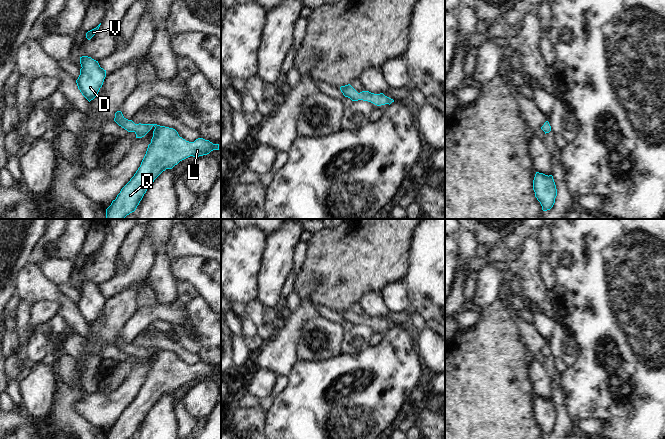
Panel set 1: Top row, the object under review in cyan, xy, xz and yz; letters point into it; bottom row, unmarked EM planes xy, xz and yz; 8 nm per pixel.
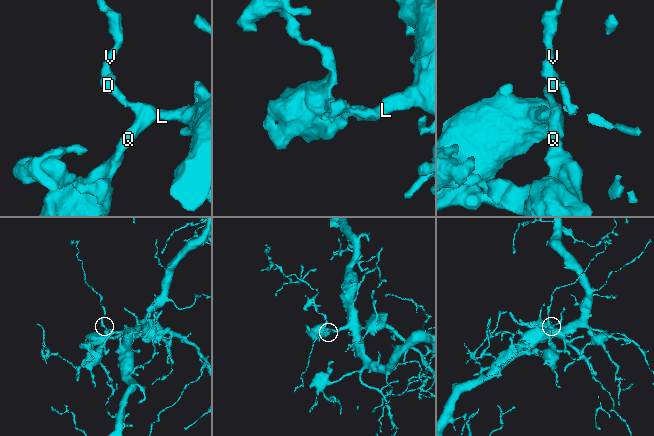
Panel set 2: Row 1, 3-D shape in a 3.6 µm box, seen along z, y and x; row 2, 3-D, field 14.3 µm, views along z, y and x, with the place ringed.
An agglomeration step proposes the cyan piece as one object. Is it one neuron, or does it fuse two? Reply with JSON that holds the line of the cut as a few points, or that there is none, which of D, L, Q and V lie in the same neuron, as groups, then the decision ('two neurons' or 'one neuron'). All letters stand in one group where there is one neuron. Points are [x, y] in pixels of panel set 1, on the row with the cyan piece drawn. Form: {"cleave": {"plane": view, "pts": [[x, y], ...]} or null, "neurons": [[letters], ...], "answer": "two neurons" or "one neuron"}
{"cleave": null, "neurons": [["D", "L", "Q", "V"]], "answer": "one neuron"}

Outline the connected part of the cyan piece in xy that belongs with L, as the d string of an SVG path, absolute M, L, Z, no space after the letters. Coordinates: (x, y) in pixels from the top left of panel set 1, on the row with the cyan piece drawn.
M121 111L115 113L114 121L128 132L134 132L136 138L144 137L153 126L155 129L140 167L106 209L106 219L124 219L134 212L148 187L166 169L172 169L190 156L199 157L219 150L219 144L203 138L194 142L186 141L173 128L157 124L135 124L126 119Z

